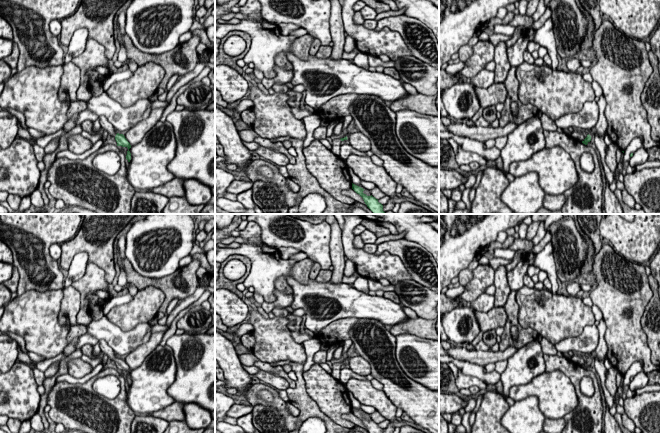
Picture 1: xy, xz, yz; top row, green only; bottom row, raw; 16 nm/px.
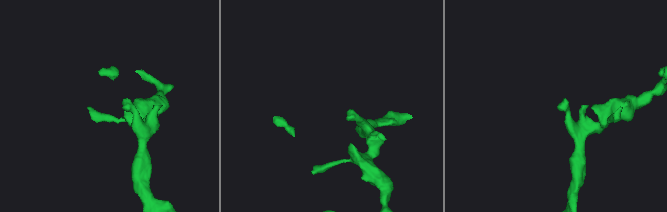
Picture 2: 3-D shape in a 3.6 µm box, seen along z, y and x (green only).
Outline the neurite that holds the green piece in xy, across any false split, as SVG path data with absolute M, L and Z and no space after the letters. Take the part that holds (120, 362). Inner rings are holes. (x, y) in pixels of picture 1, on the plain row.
M100 339L99 346L100 346L101 351L103 353L105 353L108 356L108 358L115 361L115 364L117 366L117 370L122 370L122 371L128 372L126 383L128 384L128 386L130 386L131 377L130 377L129 373L131 372L131 369L127 365L127 363L125 362L125 360L123 358L119 358L117 356L117 354L114 352L114 350L107 344L107 342L105 340Z

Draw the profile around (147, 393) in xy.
M168 345L157 346L137 368L129 373L131 384L127 405L136 414L146 415L175 402L167 392L176 378L176 362Z

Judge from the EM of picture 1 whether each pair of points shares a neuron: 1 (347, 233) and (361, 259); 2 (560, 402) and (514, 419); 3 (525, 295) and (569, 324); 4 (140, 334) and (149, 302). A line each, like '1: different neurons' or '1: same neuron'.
1: same neuron
2: different neurons
3: same neuron
4: different neurons

